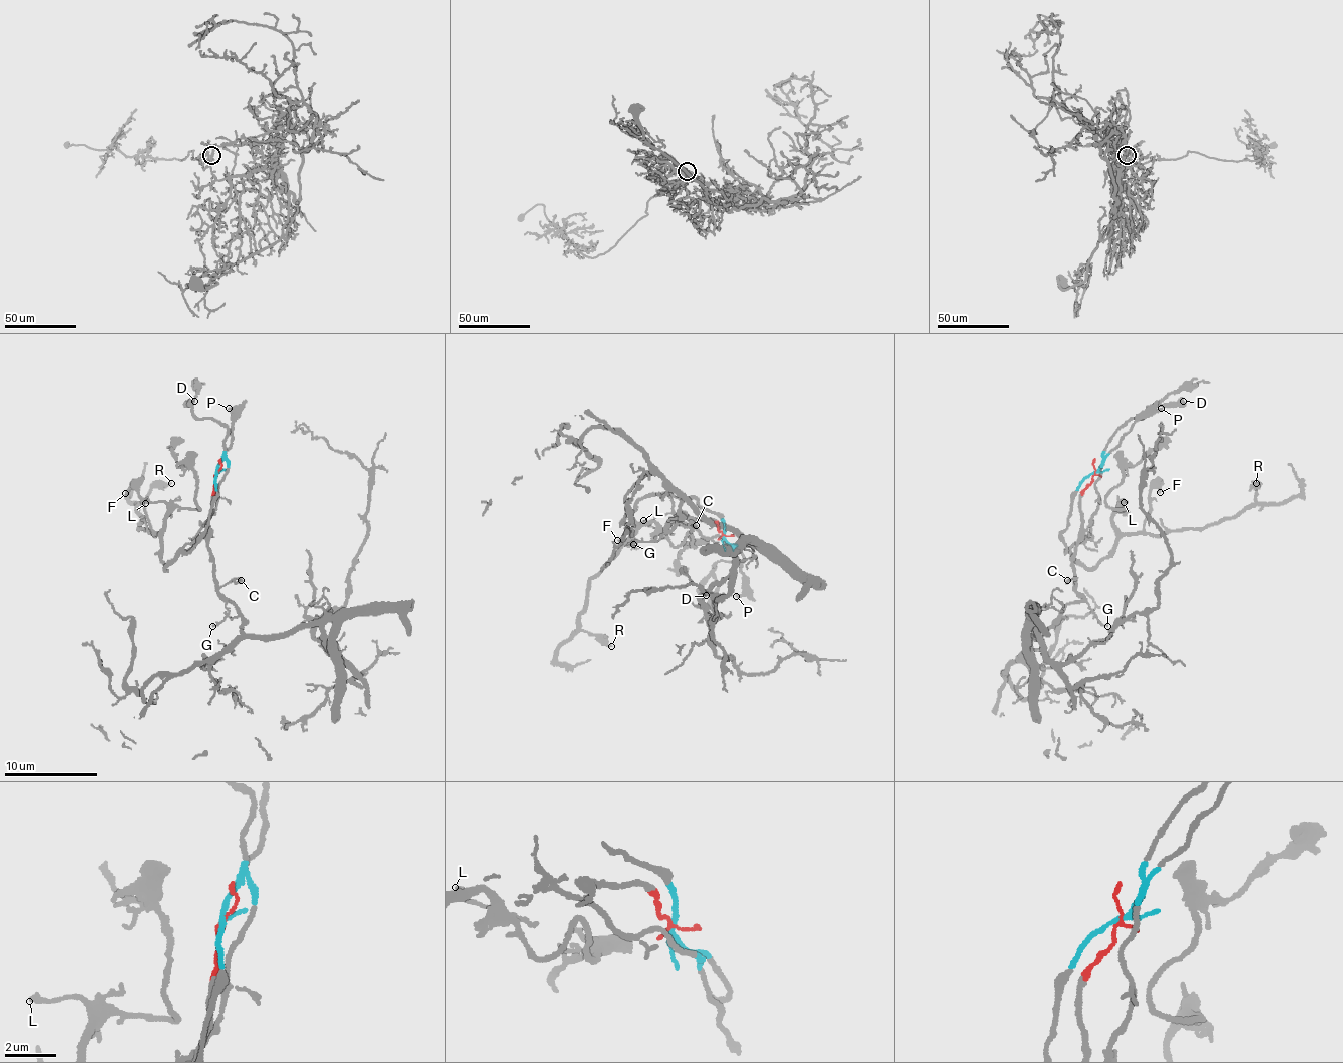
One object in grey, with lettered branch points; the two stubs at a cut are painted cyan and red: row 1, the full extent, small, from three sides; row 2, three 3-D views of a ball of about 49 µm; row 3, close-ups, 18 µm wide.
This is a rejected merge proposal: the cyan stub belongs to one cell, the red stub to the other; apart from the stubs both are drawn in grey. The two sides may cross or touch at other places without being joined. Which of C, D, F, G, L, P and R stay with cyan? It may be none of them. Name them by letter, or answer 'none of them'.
D, F, L, P, R

